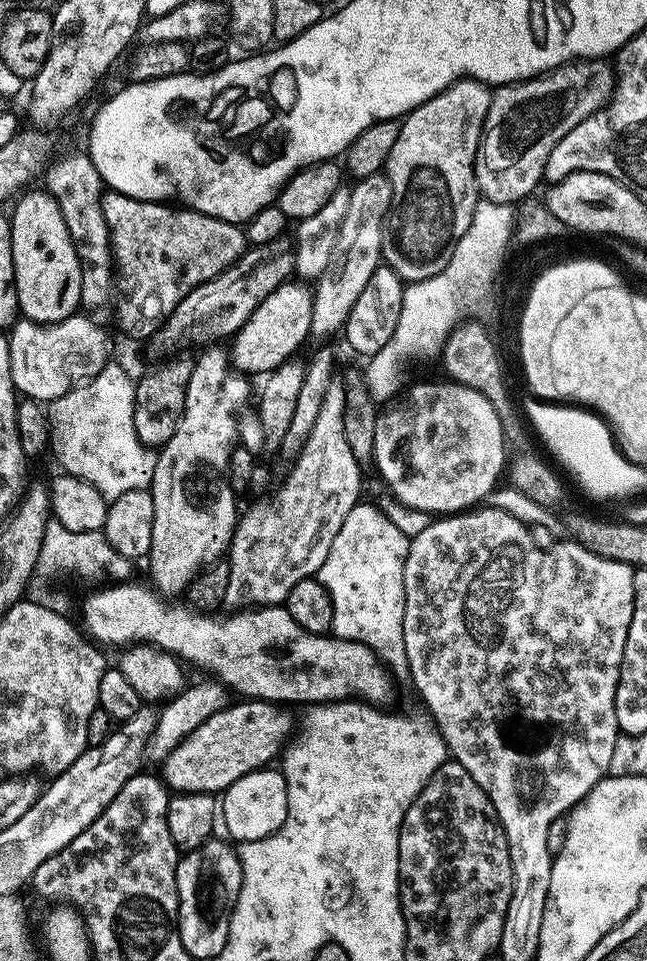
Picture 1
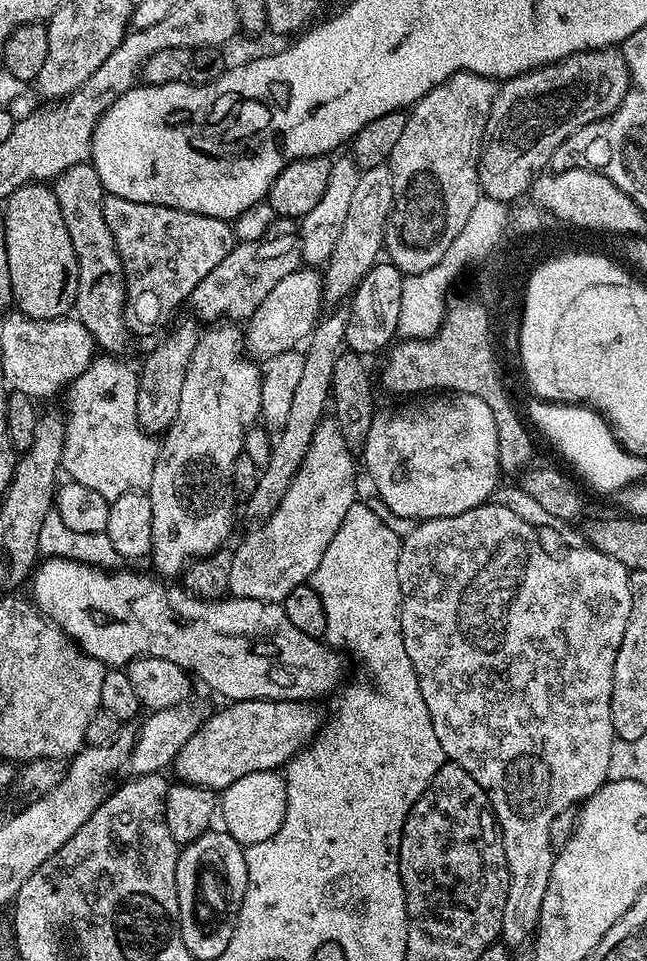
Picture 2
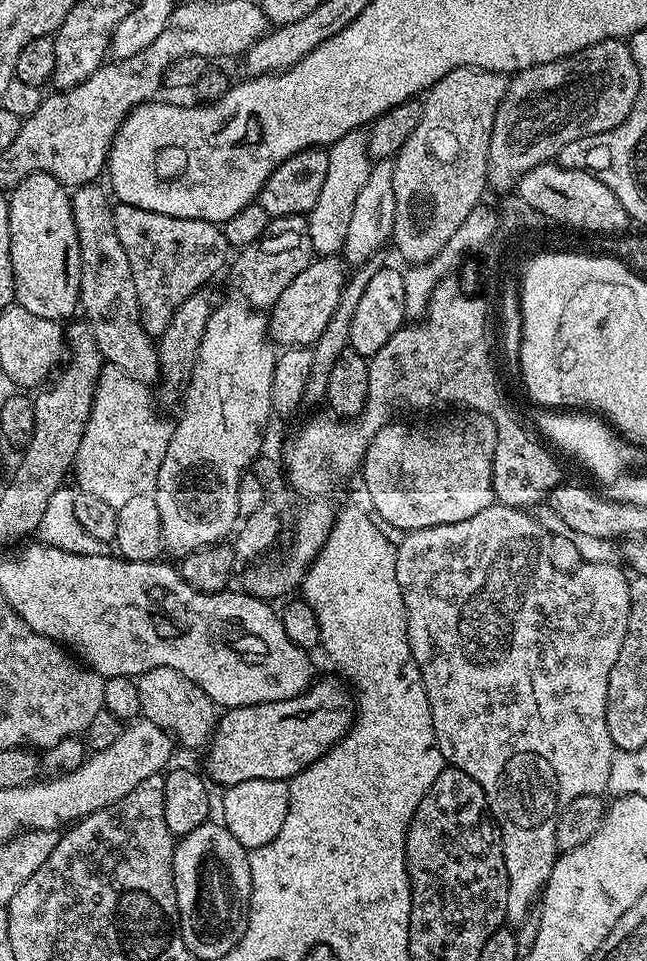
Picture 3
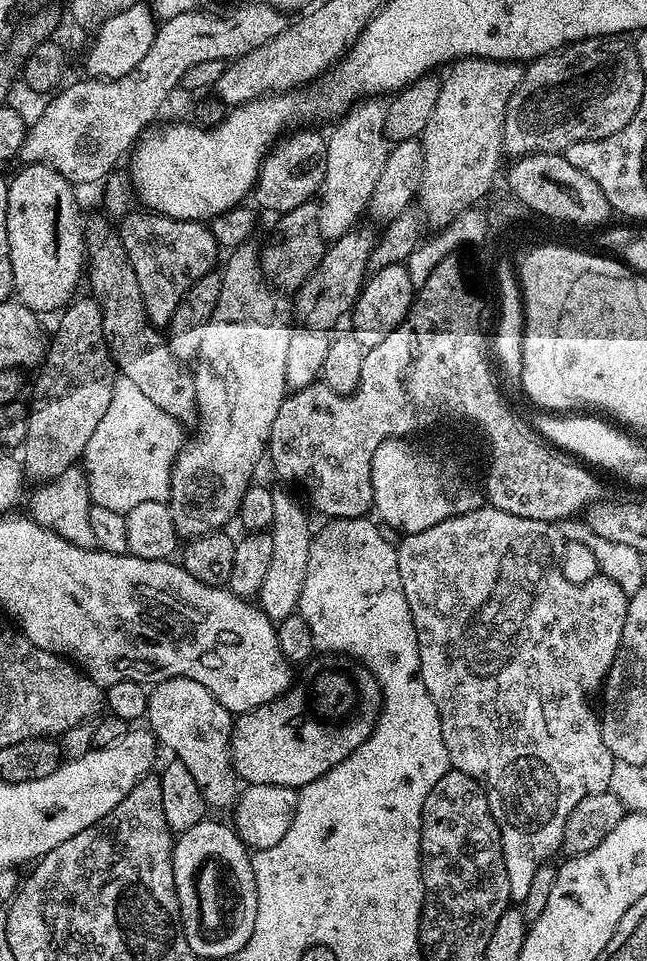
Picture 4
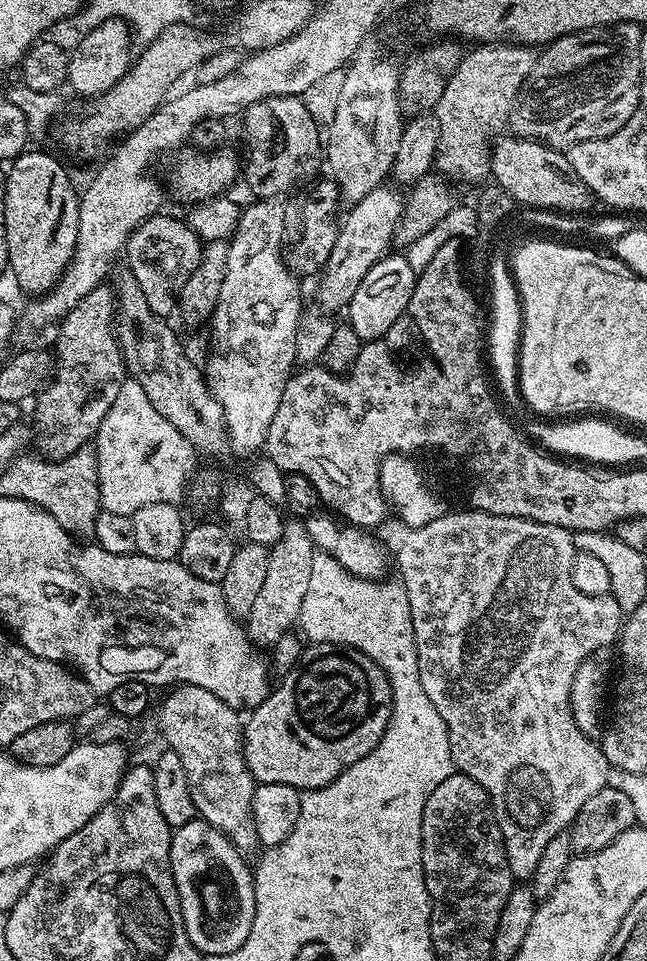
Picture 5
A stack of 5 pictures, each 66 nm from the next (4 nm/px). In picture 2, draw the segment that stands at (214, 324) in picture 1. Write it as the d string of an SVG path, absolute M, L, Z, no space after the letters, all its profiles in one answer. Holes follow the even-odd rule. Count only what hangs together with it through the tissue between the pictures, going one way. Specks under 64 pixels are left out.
M288 232L281 236L269 235L263 240L255 240L249 244L237 243L230 254L198 282L198 286L192 291L190 305L197 312L195 315L201 321L208 322L244 322L252 317L254 310L262 306L266 294L286 278L286 274L294 274L301 267L300 237Z

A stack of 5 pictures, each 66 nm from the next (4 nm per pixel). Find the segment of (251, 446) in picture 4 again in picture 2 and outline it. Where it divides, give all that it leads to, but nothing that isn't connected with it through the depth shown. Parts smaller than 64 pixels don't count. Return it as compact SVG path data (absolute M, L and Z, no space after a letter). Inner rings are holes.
M232 322L209 328L192 351L178 418L159 441L160 453L146 489L152 511L150 561L164 578L179 577L193 560L225 547L224 539L232 532L232 467L243 453L244 433L262 416L262 372L245 355L241 329Z

